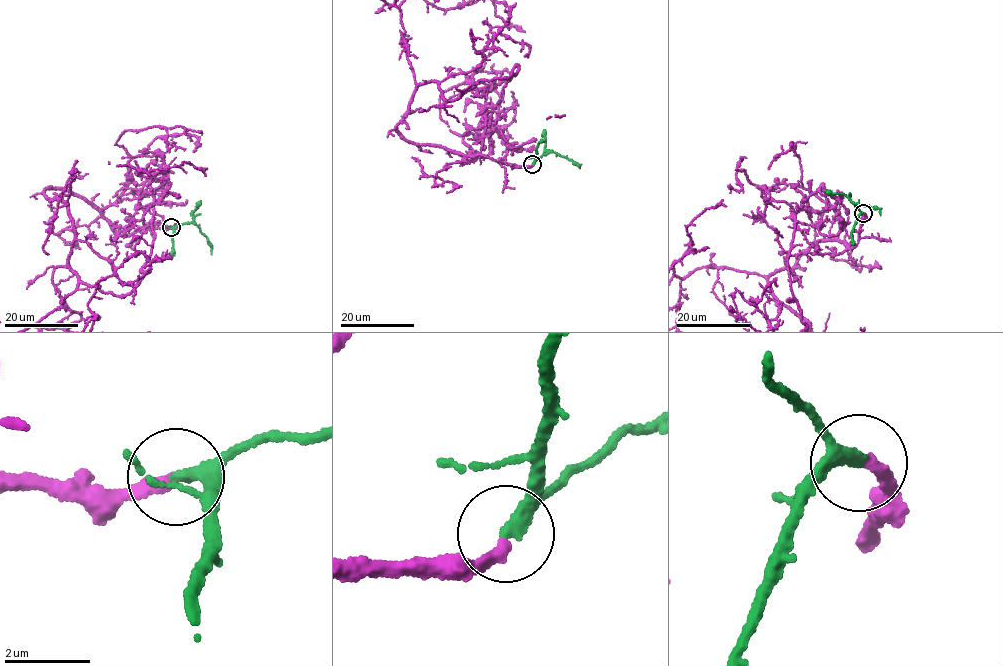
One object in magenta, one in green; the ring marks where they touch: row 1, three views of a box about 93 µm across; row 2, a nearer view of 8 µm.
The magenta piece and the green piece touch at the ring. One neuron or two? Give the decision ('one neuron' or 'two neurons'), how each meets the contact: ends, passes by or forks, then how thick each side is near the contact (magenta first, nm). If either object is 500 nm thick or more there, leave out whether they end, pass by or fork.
one neuron; magenta ends there; green passes by; 320 nm thick on the magenta side, 240 nm on the other

